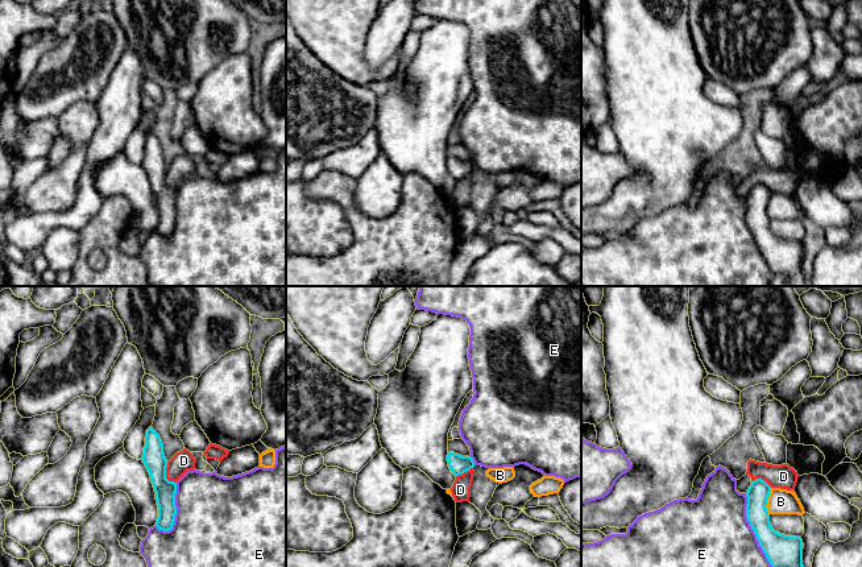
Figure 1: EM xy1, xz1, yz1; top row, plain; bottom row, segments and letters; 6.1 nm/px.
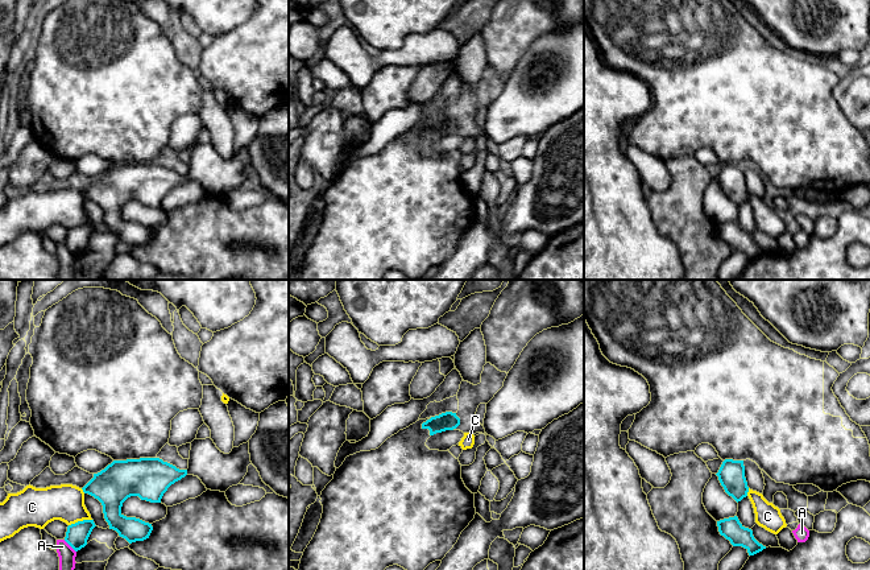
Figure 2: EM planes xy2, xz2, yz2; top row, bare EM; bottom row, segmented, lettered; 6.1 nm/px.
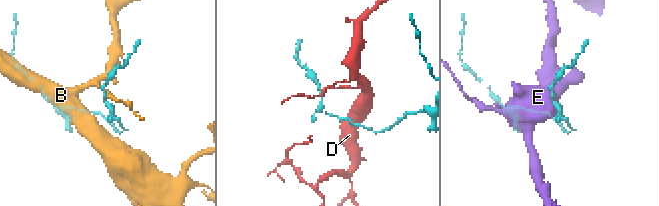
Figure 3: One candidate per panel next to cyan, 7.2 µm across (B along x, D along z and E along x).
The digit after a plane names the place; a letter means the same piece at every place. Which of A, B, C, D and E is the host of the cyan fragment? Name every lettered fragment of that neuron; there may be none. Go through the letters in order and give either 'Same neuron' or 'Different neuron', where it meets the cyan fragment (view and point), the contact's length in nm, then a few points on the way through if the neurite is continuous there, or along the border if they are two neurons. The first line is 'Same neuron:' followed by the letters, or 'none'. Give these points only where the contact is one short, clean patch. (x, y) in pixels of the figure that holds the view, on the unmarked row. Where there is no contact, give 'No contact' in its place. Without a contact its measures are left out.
Same neuron: none
A: Different neuron. Touches cyan at xy2 (70, 250). Shared border 110 nm
B: Different neuron. Touches cyan at yz1 (766, 206). Shared border 170 nm. Boundary: yz1 (773, 193), (766, 210), (769, 219)
C: Different neuron. Touches cyan at xy2 (79, 226). Shared border 150 nm
D: Different neuron. Touches cyan at xy1 (165, 179). Shared border 150 nm. Boundary: xy1 (166, 166), (166, 182), (175, 187)
E: Different neuron. Touches cyan at yz1 (754, 236). Shared border 500 nm

